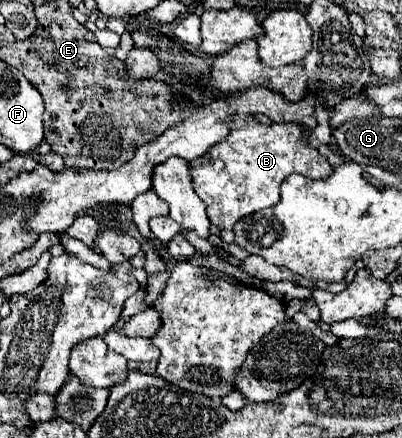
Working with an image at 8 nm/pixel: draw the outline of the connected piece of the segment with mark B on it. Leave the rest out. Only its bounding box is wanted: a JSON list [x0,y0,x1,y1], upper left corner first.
[190,114,332,230]

